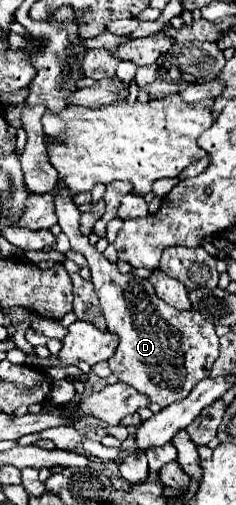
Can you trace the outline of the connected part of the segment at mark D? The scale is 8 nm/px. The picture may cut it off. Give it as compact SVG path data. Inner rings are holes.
M60 193L56 195L56 215L58 215L58 225L62 227L62 231L68 235L72 251L78 251L86 257L88 267L92 271L92 285L96 289L96 295L100 299L100 309L102 315L106 319L106 325L110 331L114 331L118 335L118 347L116 353L108 359L110 371L118 377L118 381L136 387L142 395L146 395L152 403L158 403L160 407L168 407L170 403L174 403L176 399L186 397L192 387L210 375L210 367L218 357L218 335L214 331L214 323L210 323L208 319L204 319L196 309L186 309L186 311L178 311L170 305L166 305L166 301L162 301L156 293L154 287L148 279L138 279L130 273L122 275L116 267L116 263L110 263L104 253L96 251L96 247L88 241L88 237L84 237L80 233L80 211L74 205L74 201L70 199L70 193Z

